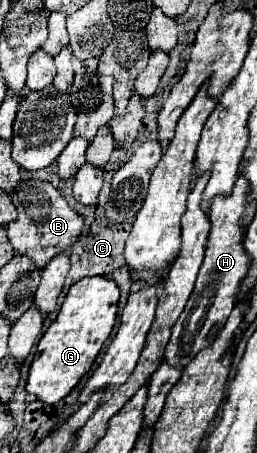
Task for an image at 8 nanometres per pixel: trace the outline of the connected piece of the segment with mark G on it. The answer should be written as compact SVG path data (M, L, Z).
M83 277L81 281L71 285L57 319L51 323L51 327L45 331L37 345L35 359L29 369L27 393L37 395L49 405L61 401L65 395L71 393L81 377L93 367L99 351L103 349L107 337L113 331L117 319L117 301L119 287L107 277Z

